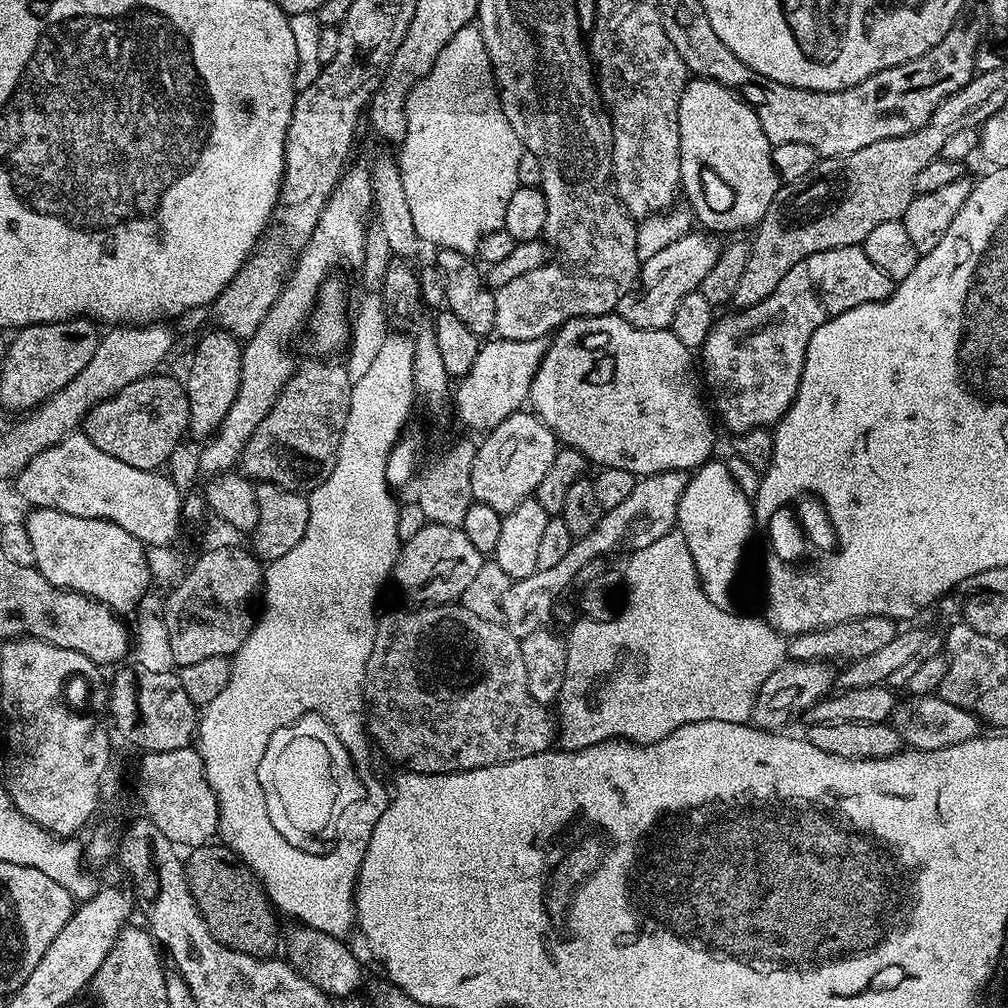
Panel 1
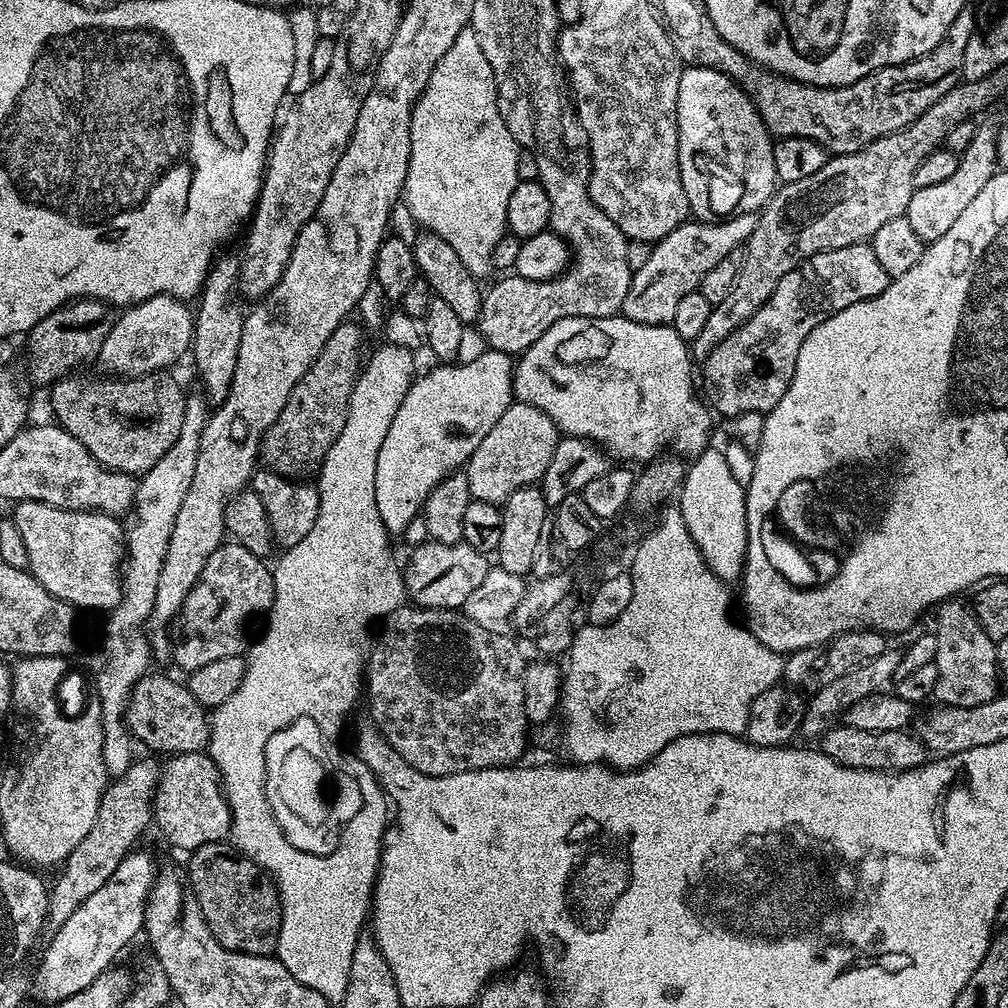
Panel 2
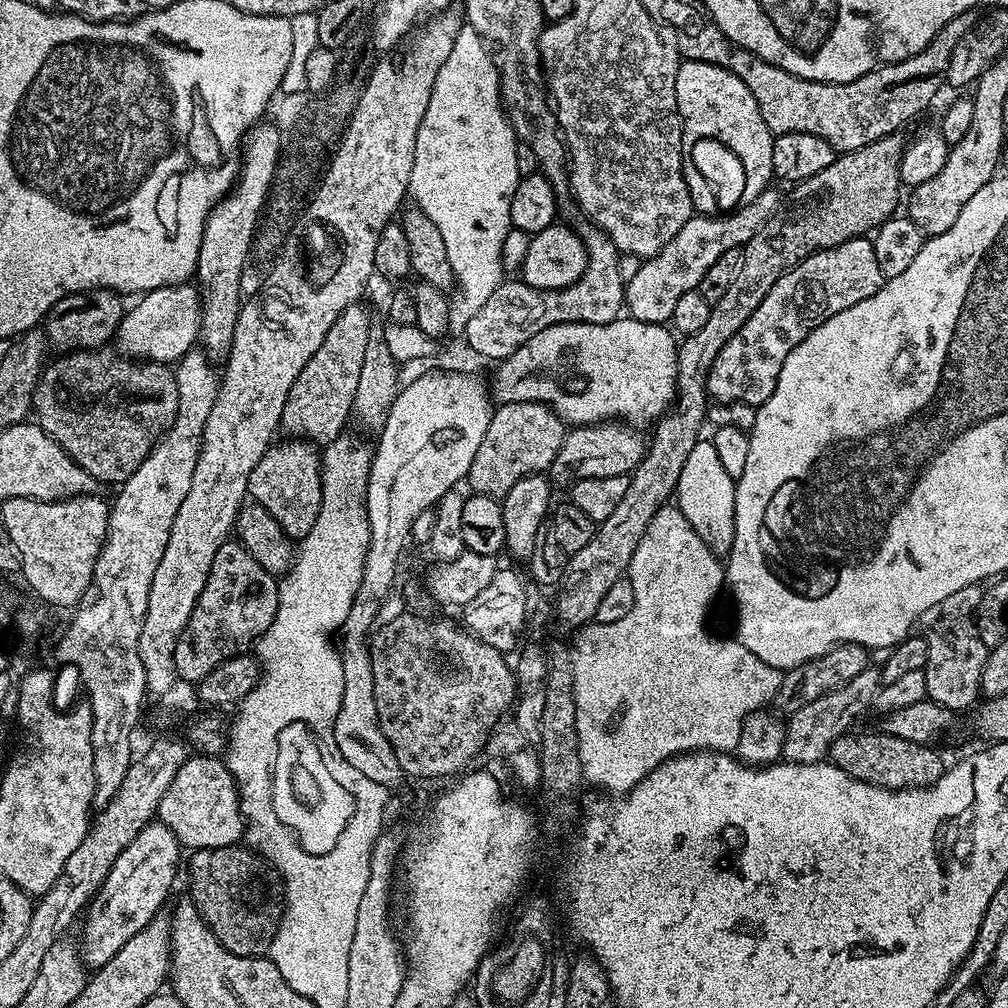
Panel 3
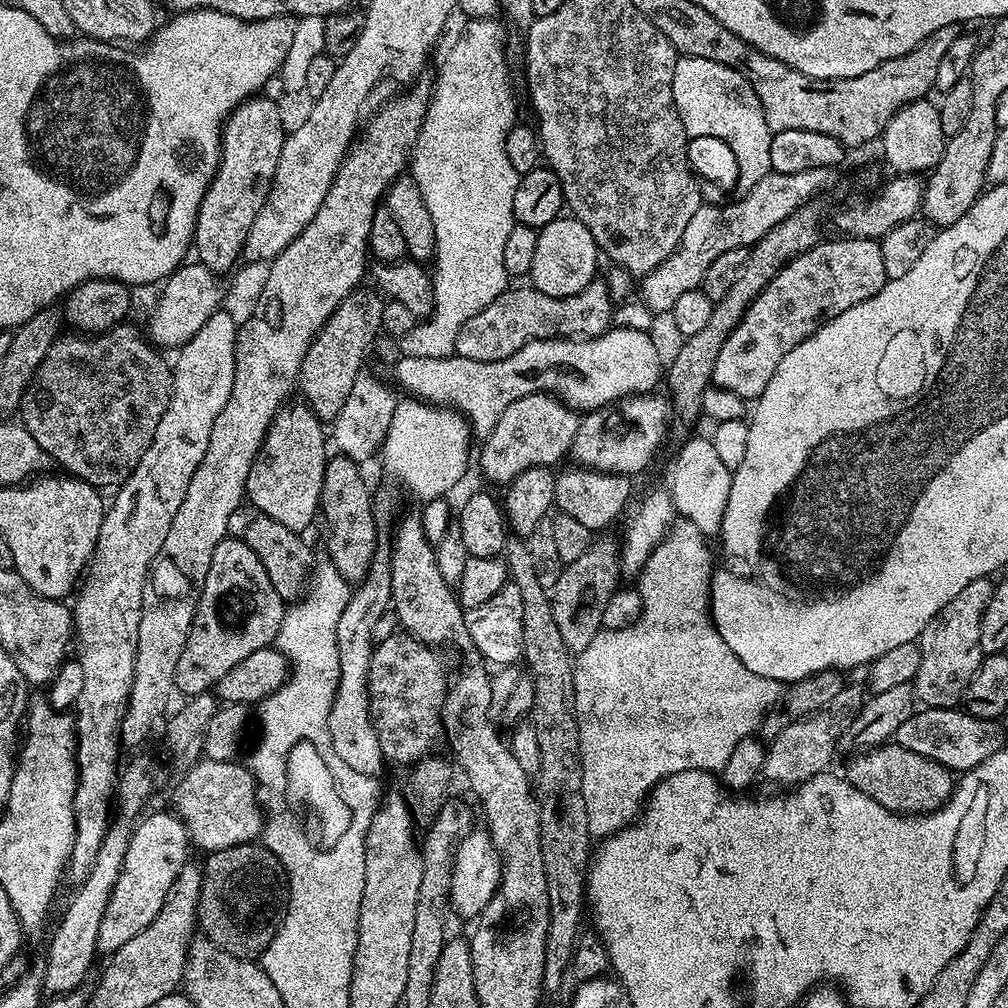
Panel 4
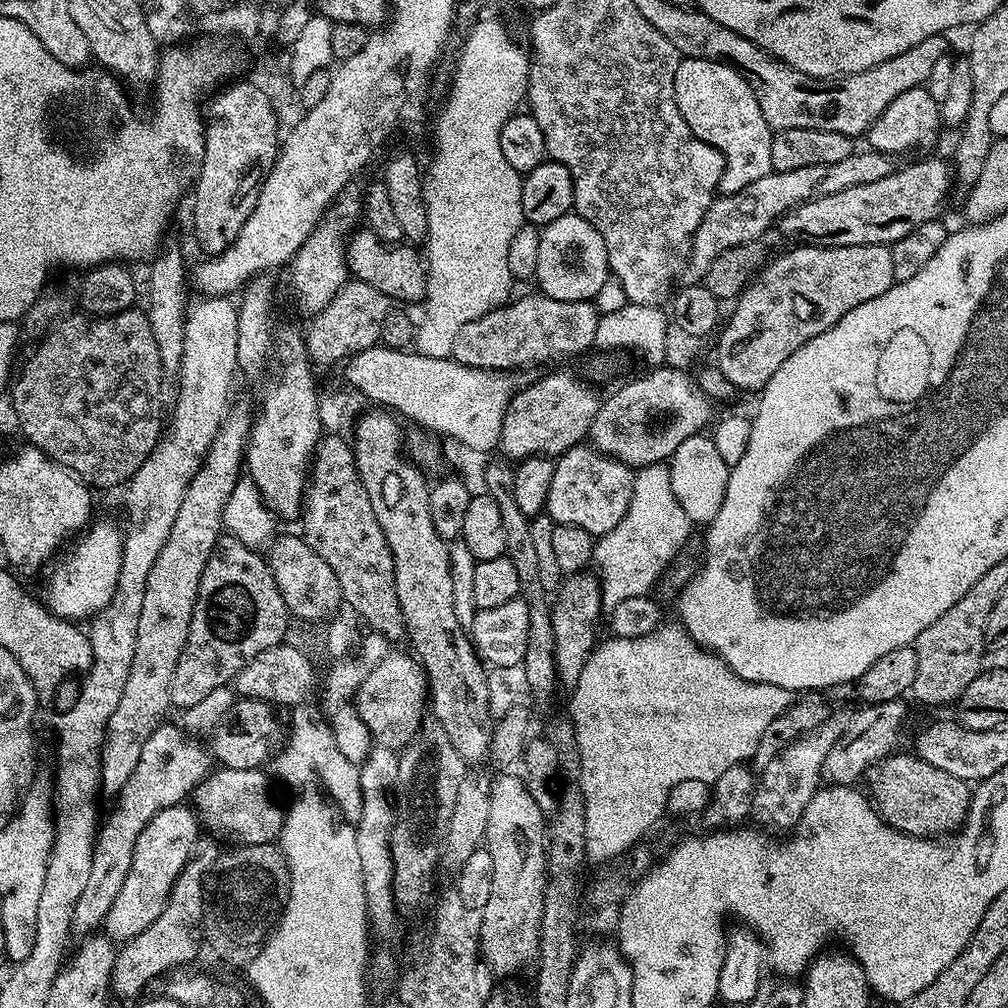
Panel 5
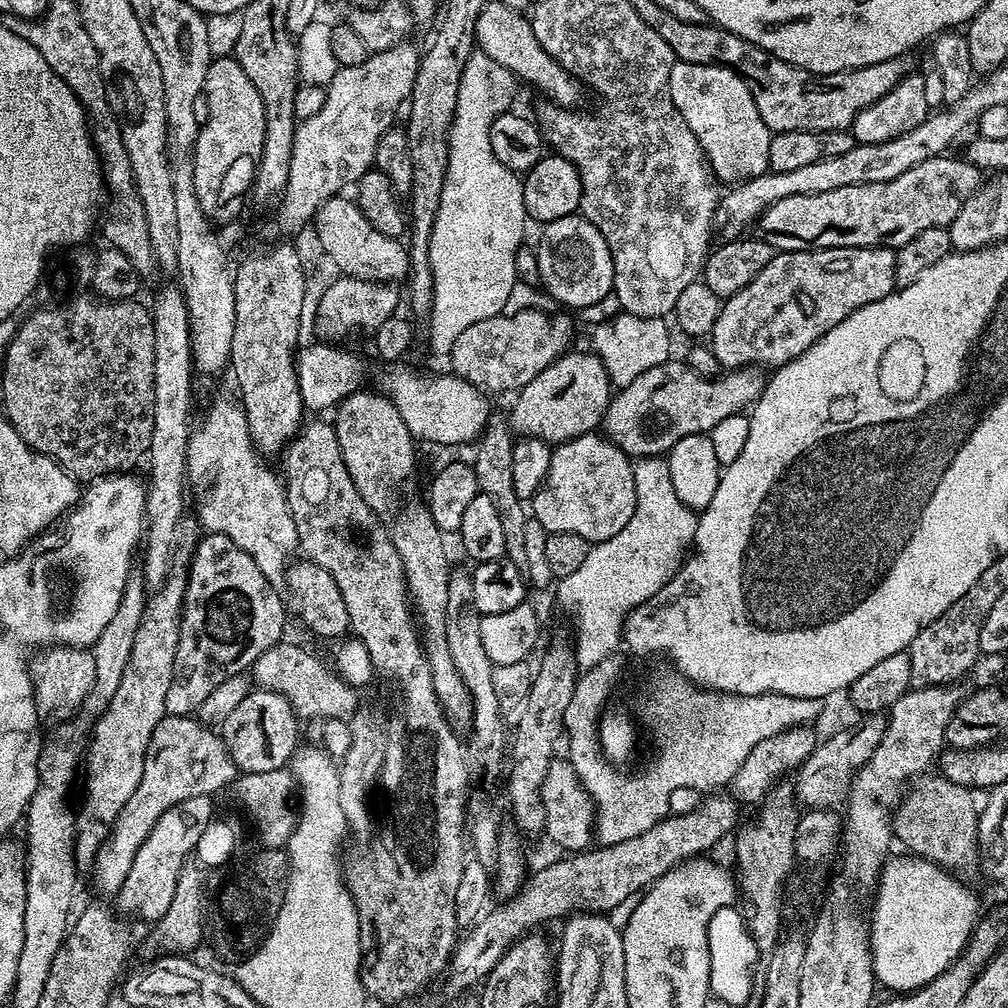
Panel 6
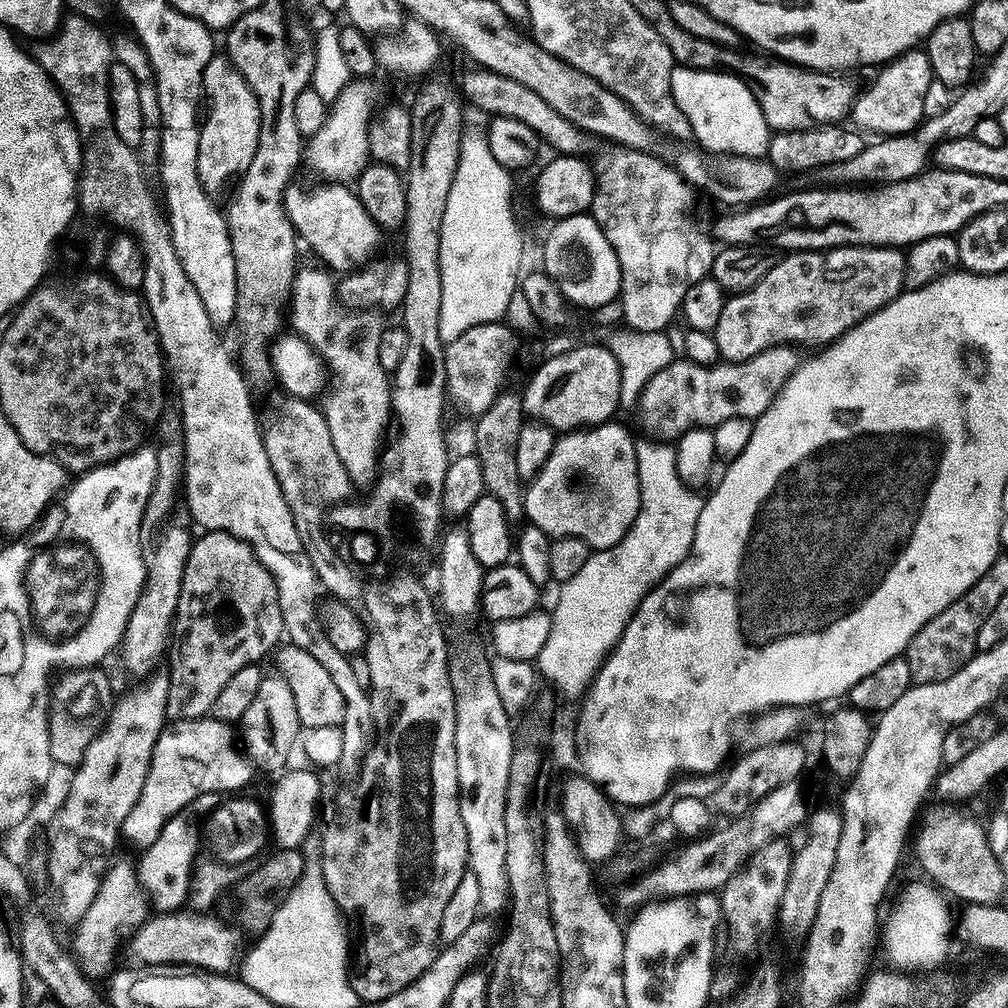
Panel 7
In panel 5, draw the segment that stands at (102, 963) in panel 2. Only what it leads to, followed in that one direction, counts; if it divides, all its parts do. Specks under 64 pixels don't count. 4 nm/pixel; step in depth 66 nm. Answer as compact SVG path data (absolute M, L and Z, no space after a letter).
M184 802L158 810L158 814L150 818L146 830L138 834L132 869L130 874L126 874L126 886L118 890L118 898L114 898L114 906L110 906L110 914L106 914L102 921L103 931L109 940L113 942L132 940L138 934L142 934L142 930L146 930L146 926L150 926L150 922L154 922L158 914L162 914L170 898L170 890L182 866L186 866L186 858L201 834L202 825L199 816Z

